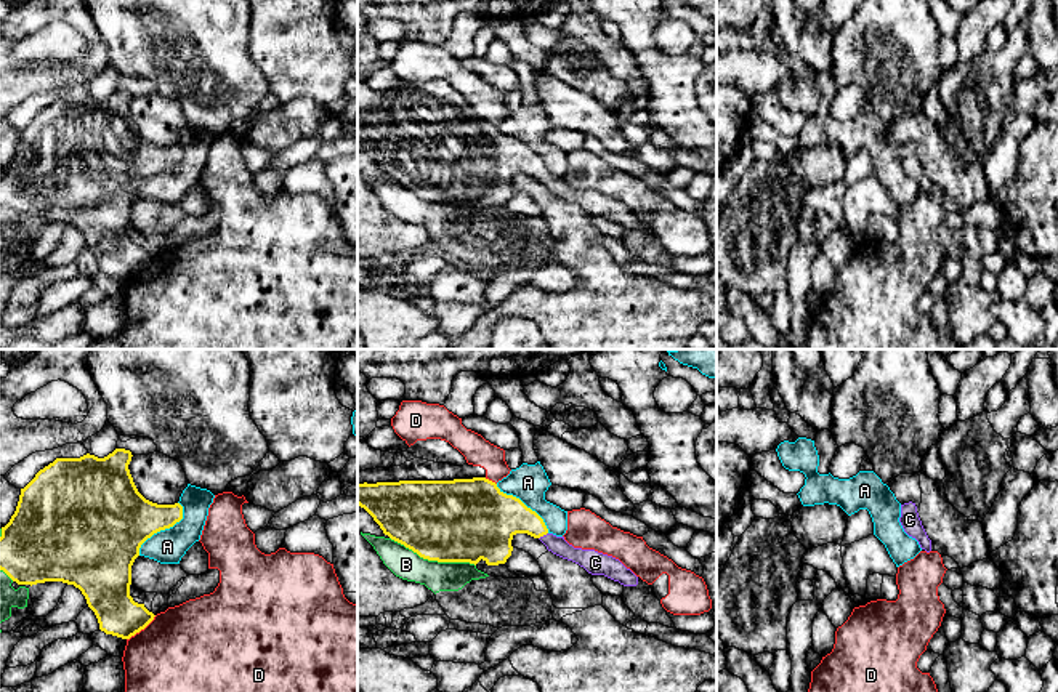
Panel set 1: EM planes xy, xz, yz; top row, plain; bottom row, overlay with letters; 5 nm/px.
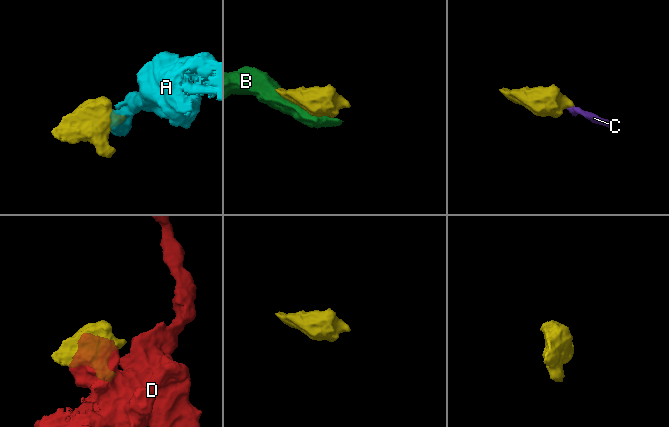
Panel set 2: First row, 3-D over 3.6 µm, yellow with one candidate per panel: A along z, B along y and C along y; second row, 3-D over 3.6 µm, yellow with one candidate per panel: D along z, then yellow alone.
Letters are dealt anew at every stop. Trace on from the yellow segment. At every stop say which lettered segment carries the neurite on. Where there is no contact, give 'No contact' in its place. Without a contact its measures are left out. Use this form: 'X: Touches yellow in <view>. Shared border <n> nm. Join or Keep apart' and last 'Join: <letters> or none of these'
A: Touches yellow in xy. Shared border 340 nm. Keep apart
B: Touches yellow in xz. Shared border 460 nm. Keep apart
C: Touches yellow in xz. Shared border 60 nm. Join
D: Touches yellow in xy. Shared border 200 nm. Keep apart
Join: C

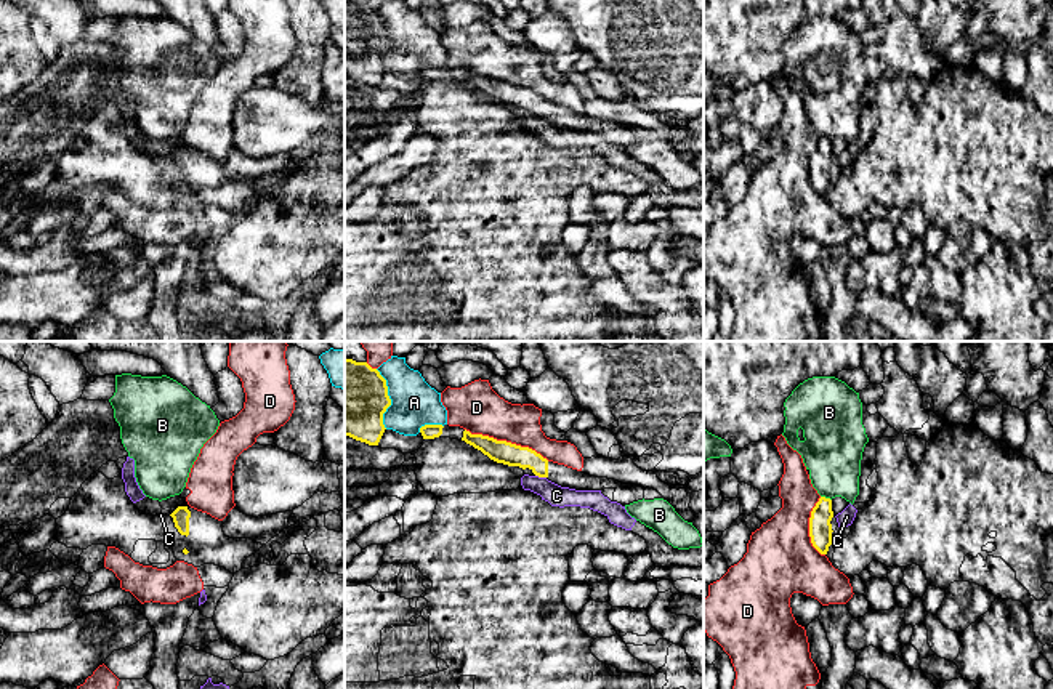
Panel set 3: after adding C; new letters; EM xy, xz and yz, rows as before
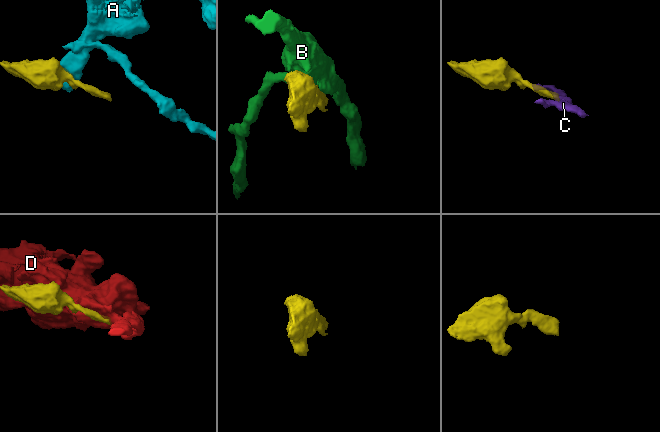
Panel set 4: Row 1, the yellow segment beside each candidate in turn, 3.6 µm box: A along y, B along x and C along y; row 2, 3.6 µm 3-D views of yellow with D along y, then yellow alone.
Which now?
A: Touches yellow in xz. Shared border 300 nm. Keep apart
B: Touches yellow in yz. Shared border 60 nm. Keep apart
C: Touches yellow in xz. Shared border 60 nm. Keep apart
D: Touches yellow in xz. Shared border 460 nm. Keep apart
Join: none of these

